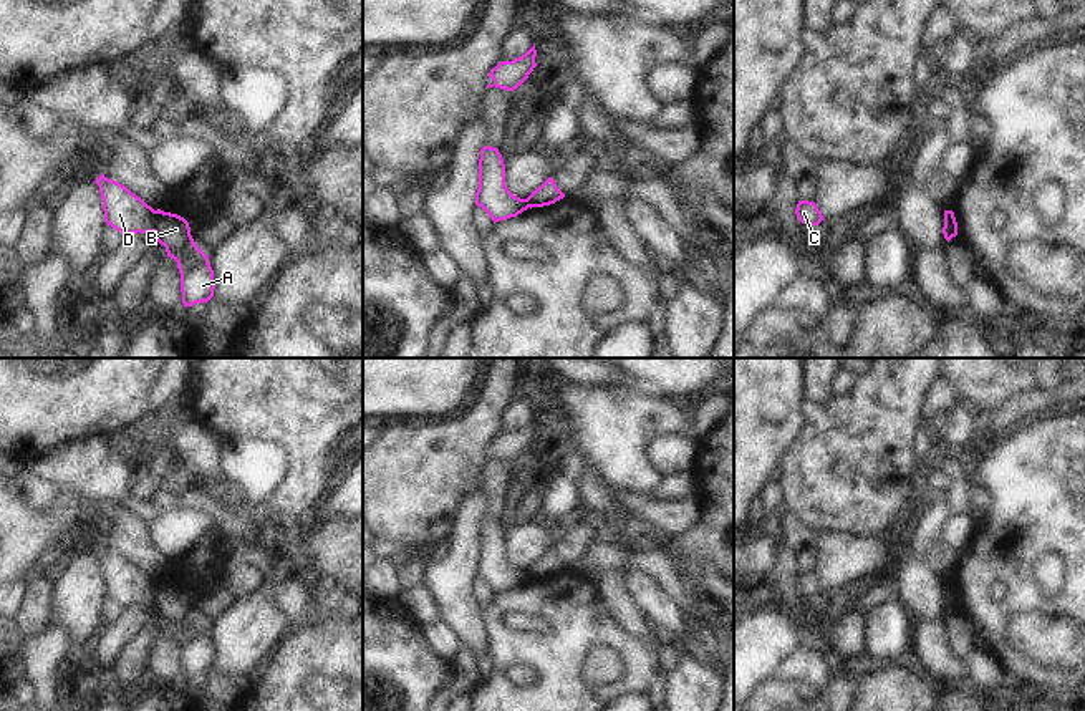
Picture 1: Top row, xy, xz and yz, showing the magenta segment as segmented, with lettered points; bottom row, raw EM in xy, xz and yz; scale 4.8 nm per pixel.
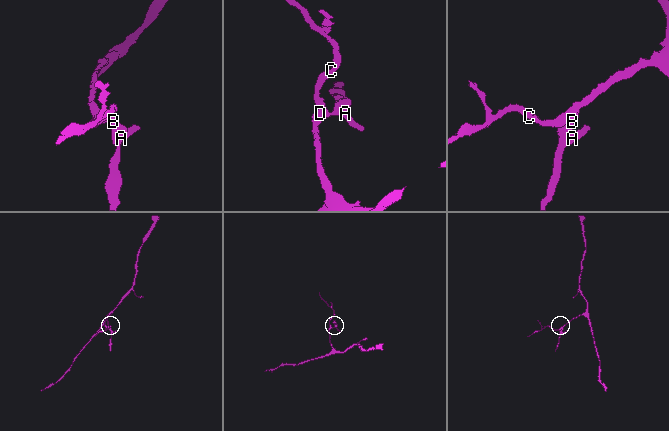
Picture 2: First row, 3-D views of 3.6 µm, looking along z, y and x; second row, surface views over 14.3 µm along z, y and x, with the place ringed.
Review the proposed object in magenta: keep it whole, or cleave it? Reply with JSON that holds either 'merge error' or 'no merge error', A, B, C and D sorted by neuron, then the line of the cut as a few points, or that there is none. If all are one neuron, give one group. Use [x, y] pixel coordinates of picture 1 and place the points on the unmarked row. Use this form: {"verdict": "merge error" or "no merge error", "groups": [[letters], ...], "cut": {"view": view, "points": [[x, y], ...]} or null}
{"verdict": "merge error", "groups": [["A", "B"], ["C", "D"]], "cut": {"view": "xy", "points": [[156, 582], [153, 602]]}}

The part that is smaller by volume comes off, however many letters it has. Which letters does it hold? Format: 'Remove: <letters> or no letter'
Remove: A, B

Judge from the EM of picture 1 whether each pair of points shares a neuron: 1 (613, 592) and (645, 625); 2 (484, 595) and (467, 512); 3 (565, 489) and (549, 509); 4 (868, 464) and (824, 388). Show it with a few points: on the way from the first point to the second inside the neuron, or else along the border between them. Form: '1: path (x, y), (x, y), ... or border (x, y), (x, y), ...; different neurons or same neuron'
1: path (618, 600), (636, 619); same neuron
2: border (474, 577), (472, 597), (482, 607); different neurons
3: path (560, 494), (554, 504); same neuron
4: border (834, 393), (825, 400), (805, 398); different neurons

